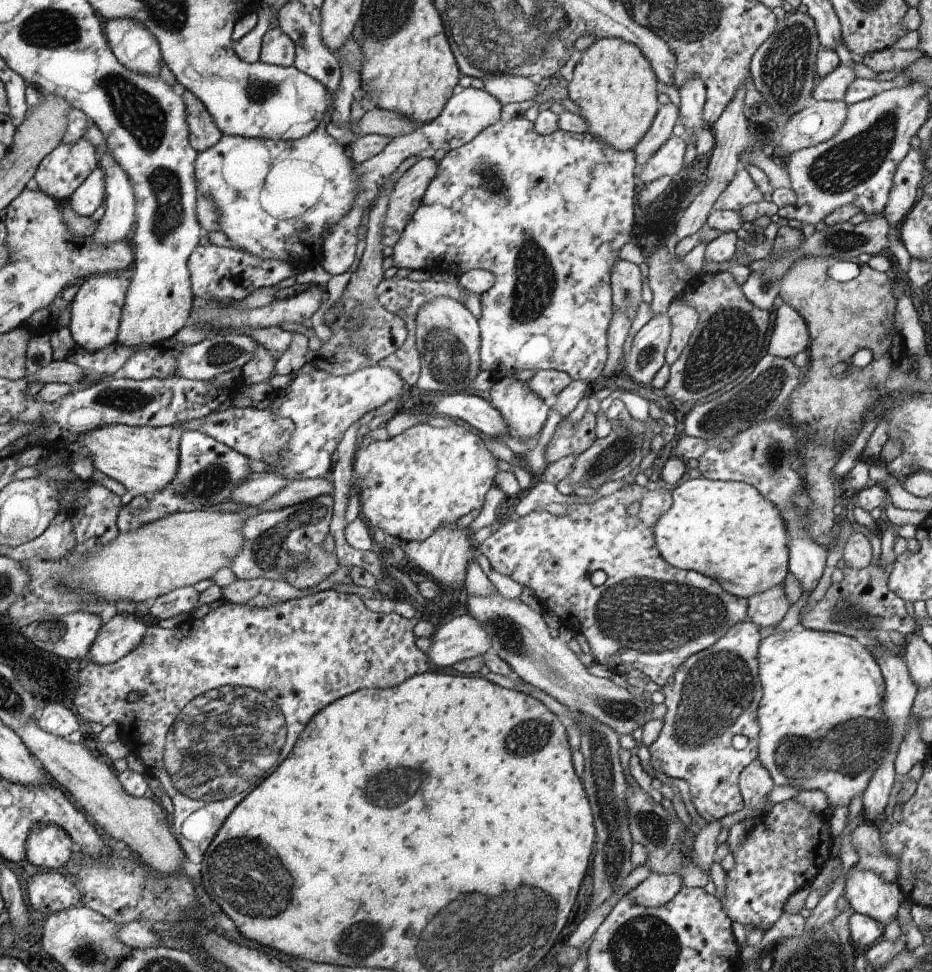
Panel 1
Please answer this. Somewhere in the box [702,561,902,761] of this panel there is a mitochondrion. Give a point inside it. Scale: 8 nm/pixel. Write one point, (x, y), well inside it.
(848, 610)

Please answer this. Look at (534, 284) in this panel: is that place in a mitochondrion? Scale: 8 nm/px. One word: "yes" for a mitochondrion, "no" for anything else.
yes

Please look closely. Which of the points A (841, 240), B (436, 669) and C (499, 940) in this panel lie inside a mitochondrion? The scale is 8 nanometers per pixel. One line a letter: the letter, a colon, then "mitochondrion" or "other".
A: mitochondrion
B: other
C: mitochondrion

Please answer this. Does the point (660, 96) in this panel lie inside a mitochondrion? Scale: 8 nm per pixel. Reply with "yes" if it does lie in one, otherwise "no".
no

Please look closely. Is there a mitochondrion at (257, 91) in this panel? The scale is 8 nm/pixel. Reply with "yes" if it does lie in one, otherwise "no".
yes

